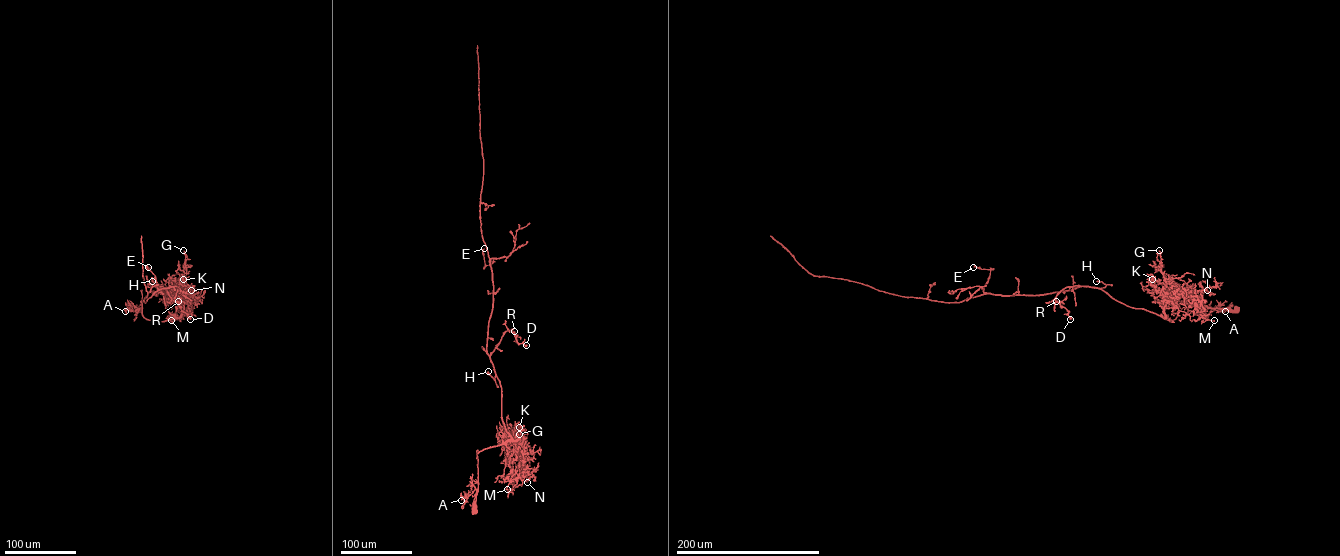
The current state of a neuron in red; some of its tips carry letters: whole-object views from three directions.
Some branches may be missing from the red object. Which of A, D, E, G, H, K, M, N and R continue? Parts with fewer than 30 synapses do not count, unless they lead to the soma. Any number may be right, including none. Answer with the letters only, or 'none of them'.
none of them

